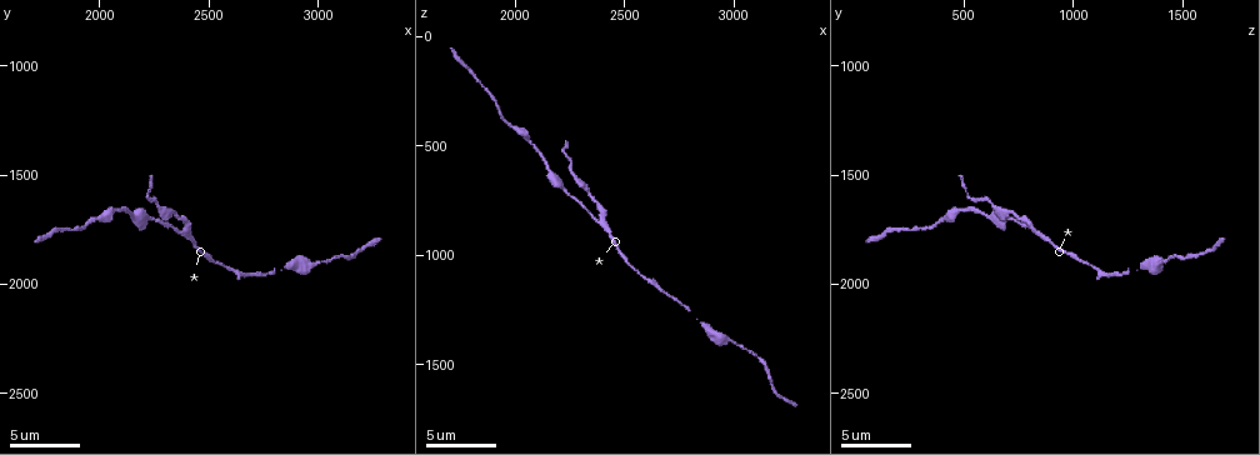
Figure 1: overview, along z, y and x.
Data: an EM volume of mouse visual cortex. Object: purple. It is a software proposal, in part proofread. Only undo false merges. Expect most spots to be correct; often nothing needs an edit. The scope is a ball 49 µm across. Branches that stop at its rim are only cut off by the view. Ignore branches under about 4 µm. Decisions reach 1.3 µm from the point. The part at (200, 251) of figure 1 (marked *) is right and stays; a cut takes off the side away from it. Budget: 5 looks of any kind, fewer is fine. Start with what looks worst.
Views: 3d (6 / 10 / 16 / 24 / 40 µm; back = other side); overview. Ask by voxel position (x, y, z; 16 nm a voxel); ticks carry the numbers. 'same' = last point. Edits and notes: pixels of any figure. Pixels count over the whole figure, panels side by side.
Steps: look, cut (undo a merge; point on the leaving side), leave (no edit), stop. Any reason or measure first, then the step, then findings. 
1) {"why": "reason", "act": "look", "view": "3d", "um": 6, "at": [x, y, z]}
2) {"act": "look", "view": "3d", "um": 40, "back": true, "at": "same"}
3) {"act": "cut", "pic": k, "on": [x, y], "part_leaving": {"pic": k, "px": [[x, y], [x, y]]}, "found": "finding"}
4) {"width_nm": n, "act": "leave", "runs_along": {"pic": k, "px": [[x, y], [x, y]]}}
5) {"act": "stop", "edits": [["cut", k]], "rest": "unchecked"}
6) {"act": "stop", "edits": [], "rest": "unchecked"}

{"why": "two arms in line, one across", "act": "look", "view": "3d", "um": 10, "at": [2370, 1760, 840]}

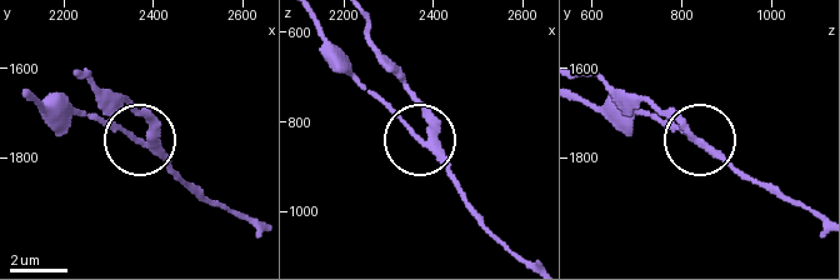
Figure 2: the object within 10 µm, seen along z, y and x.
{"why": "closer look", "act": "look", "view": "3d", "um": 6, "at": [2365, 1750, 825]}

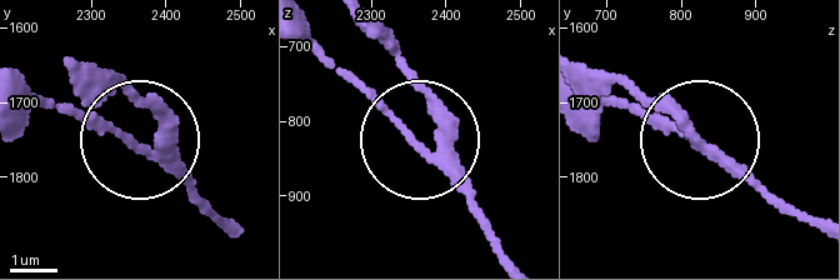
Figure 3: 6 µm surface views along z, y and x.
{"width_nm": 230, "act": "cut", "pic": 3, "on": [178, 118], "found": "two neurons meet here"}

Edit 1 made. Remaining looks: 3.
{"why": "sudden change in width", "act": "look", "view": "3d", "um": 6, "at": [2070, 1670, 500]}

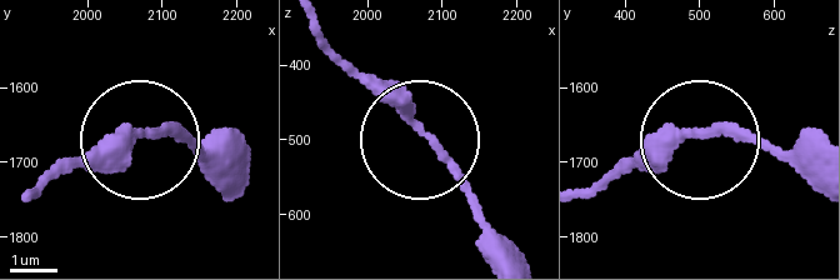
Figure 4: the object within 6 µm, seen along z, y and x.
{"act": "leave", "runs_along": {"pic": 4, "px": [[244, 168], [188, 133], [133, 133], [40, 188]]}, "found": "all the same neuron"}

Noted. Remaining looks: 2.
{"why": "calibre changes", "act": "look", "view": "3d", "um": 10, "at": [2870, 1920, 1310]}

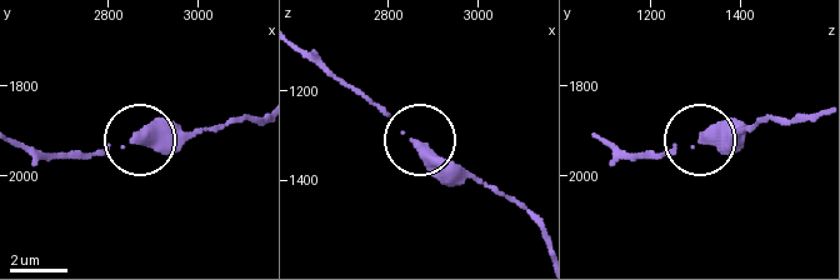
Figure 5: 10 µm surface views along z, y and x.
{"why": "other side", "act": "look", "view": "3d", "um": 10, "back": true, "at": [2870, 1920, 1320]}

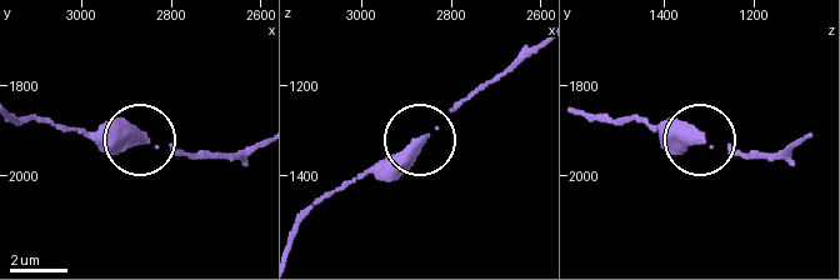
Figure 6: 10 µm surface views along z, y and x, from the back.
{"width_nm": 280, "act": "leave", "runs_along": {"pic": 6, "px": [[799, 140], [778, 153], [741, 153], [651, 130]]}, "found": "all the same neuron"}

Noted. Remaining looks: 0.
{"act": "stop", "edits": [["cut", 3]], "rest": "unchecked"}

